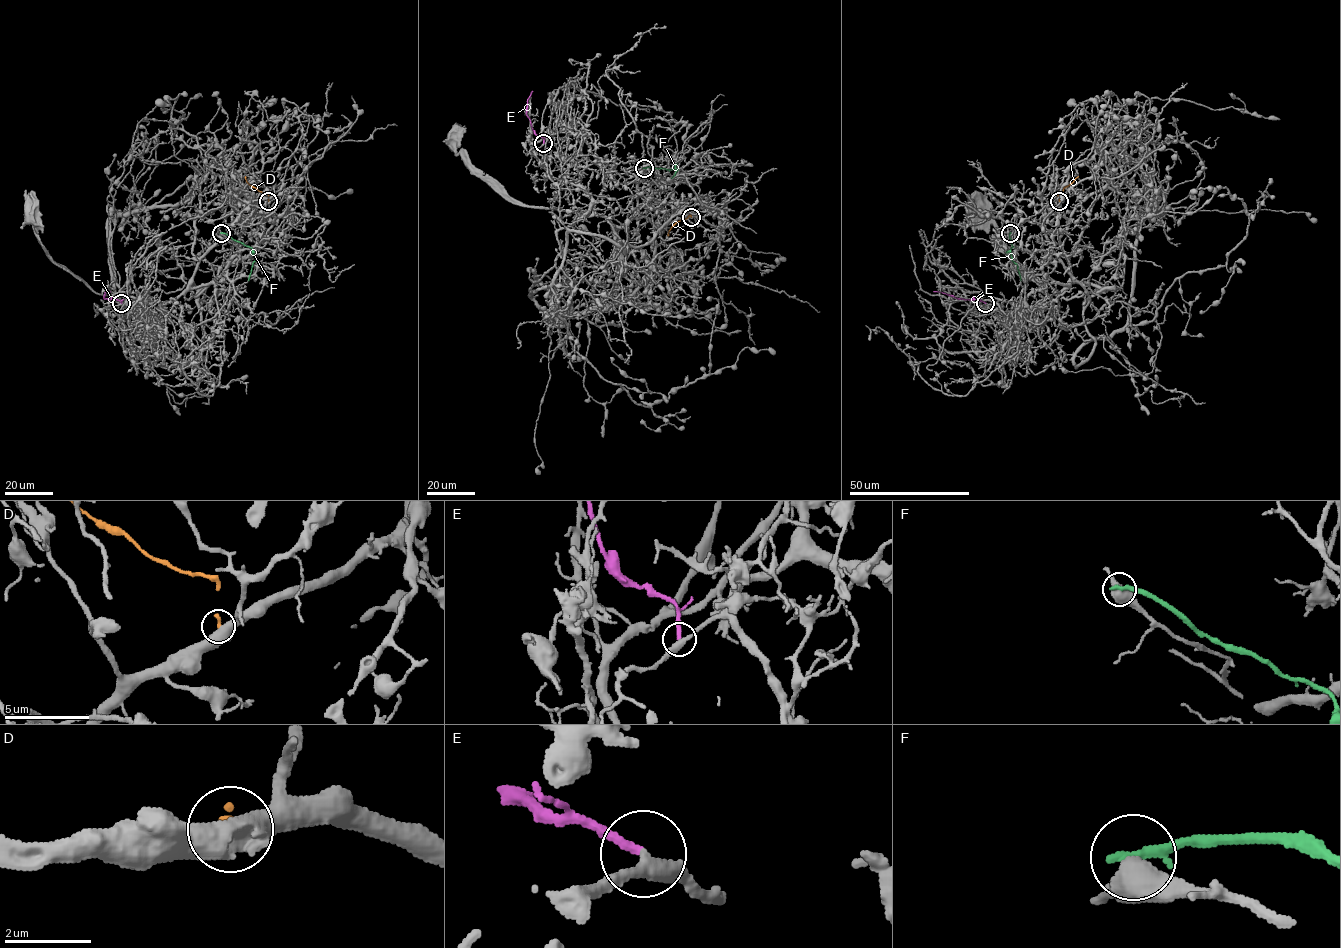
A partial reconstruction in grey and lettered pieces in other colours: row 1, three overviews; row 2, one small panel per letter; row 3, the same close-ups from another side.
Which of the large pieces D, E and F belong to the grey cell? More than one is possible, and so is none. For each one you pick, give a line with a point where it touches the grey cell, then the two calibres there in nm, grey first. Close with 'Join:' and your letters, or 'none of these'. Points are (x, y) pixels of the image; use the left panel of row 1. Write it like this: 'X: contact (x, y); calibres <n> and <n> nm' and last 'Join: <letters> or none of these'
E: contact (121, 303); calibres 360 and 200 nm
Join: E

